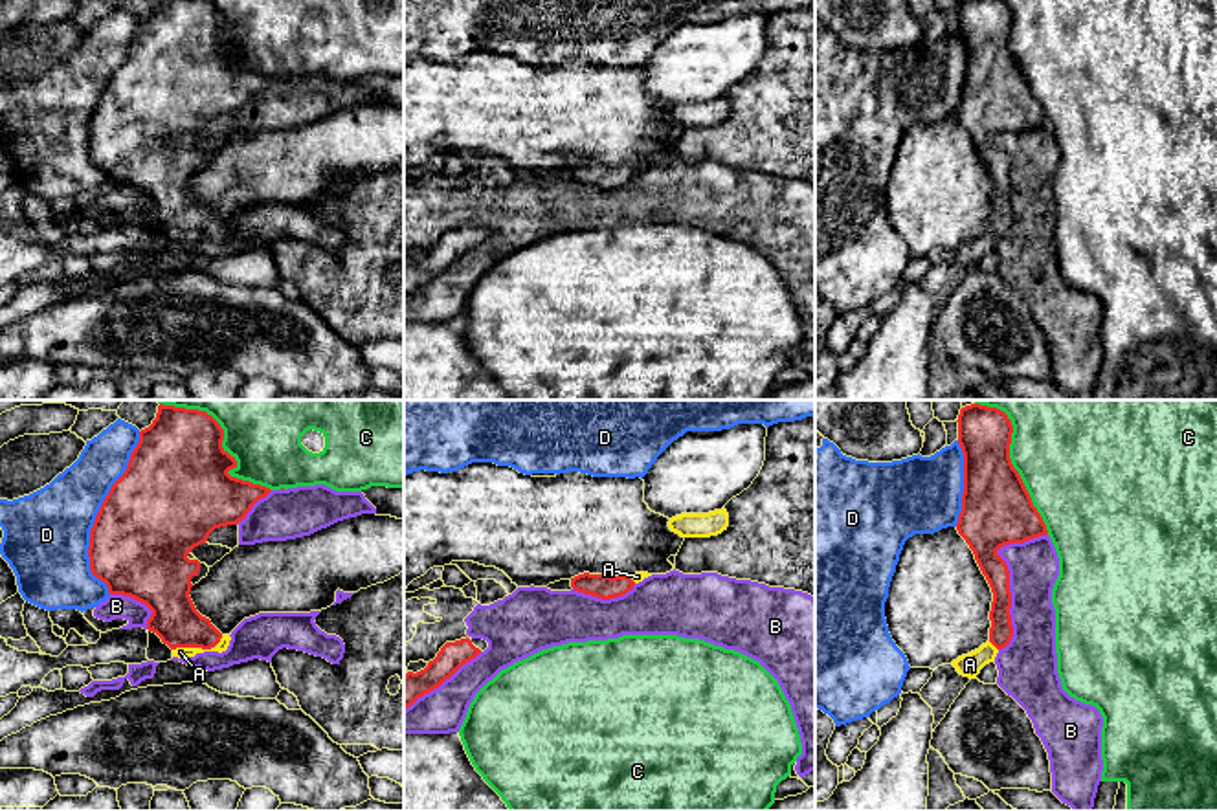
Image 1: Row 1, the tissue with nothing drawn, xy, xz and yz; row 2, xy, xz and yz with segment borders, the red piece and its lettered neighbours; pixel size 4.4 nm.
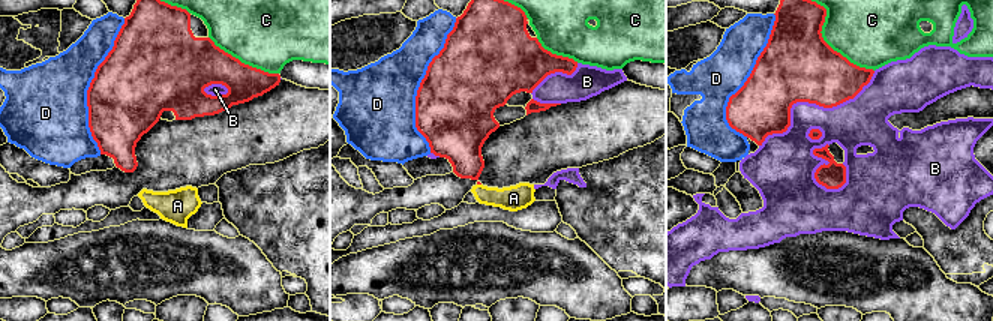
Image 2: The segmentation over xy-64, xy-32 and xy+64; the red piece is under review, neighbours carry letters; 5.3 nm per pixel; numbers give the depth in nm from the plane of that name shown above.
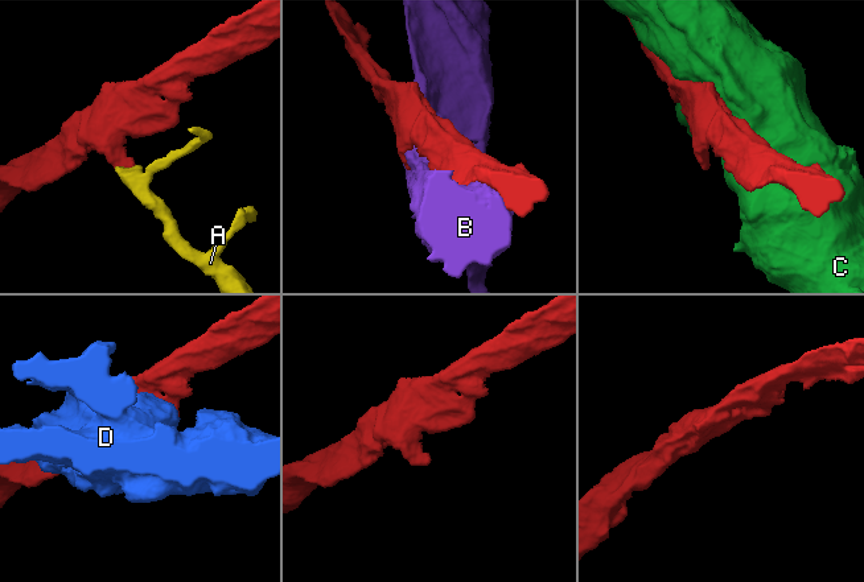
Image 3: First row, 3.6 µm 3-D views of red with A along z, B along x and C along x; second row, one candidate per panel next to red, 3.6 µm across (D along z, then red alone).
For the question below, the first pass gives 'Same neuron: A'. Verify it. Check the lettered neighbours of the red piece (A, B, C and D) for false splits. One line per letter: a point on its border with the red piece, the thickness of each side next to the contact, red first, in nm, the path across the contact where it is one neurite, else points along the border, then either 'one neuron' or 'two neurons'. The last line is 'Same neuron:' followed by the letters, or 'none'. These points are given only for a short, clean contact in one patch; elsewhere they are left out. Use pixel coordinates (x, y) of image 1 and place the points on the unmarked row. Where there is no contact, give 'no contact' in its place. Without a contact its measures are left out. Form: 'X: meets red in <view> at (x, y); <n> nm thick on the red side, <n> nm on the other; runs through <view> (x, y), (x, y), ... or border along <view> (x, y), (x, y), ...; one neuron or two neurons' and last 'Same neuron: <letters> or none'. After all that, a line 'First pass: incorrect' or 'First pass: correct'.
A: meets red in xy at (199, 235); 200 nm thick on the red side, 50 nm on the other; runs through xy (175, 208), (199, 235), (186, 235), (180, 241); one neuron
B: meets red in yz at (1008, 166); 240 nm thick on the red side, 220 nm on the other; two neurons
C: meets red in yz at (1017, 61); 300 nm thick on the red side, 460 nm on the other; two neurons
D: meets red in xy at (98, 103); 460 nm thick on the red side, 380 nm on the other; two neurons
Same neuron: A
First pass: correct

